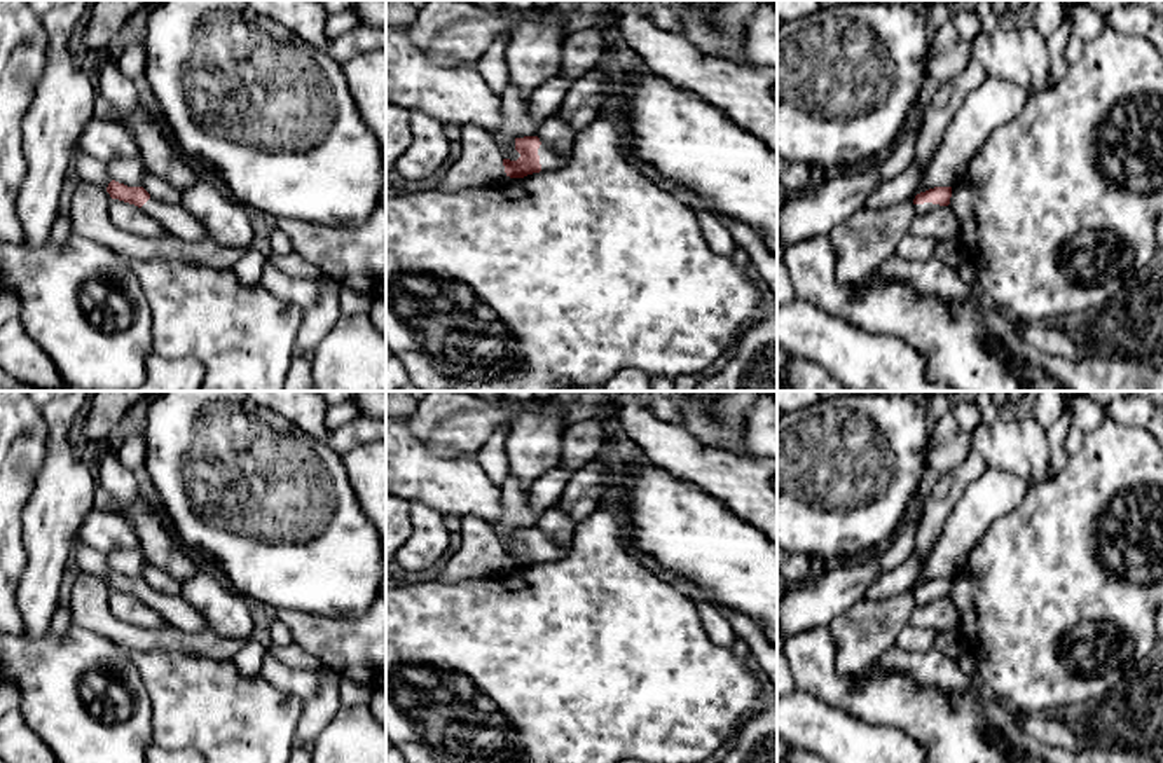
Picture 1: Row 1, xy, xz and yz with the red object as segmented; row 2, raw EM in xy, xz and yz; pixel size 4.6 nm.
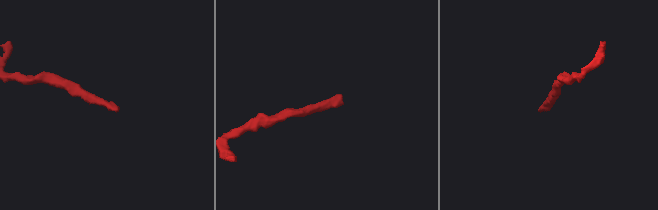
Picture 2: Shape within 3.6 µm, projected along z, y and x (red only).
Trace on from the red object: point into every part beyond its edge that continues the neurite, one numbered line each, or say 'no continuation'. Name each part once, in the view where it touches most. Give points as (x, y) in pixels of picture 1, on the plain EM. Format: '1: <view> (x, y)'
1: xz (550, 552)

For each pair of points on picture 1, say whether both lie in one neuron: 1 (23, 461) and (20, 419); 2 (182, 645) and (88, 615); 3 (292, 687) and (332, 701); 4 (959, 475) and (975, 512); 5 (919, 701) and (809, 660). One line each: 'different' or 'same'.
1: same
2: same
3: different
4: different
5: same

